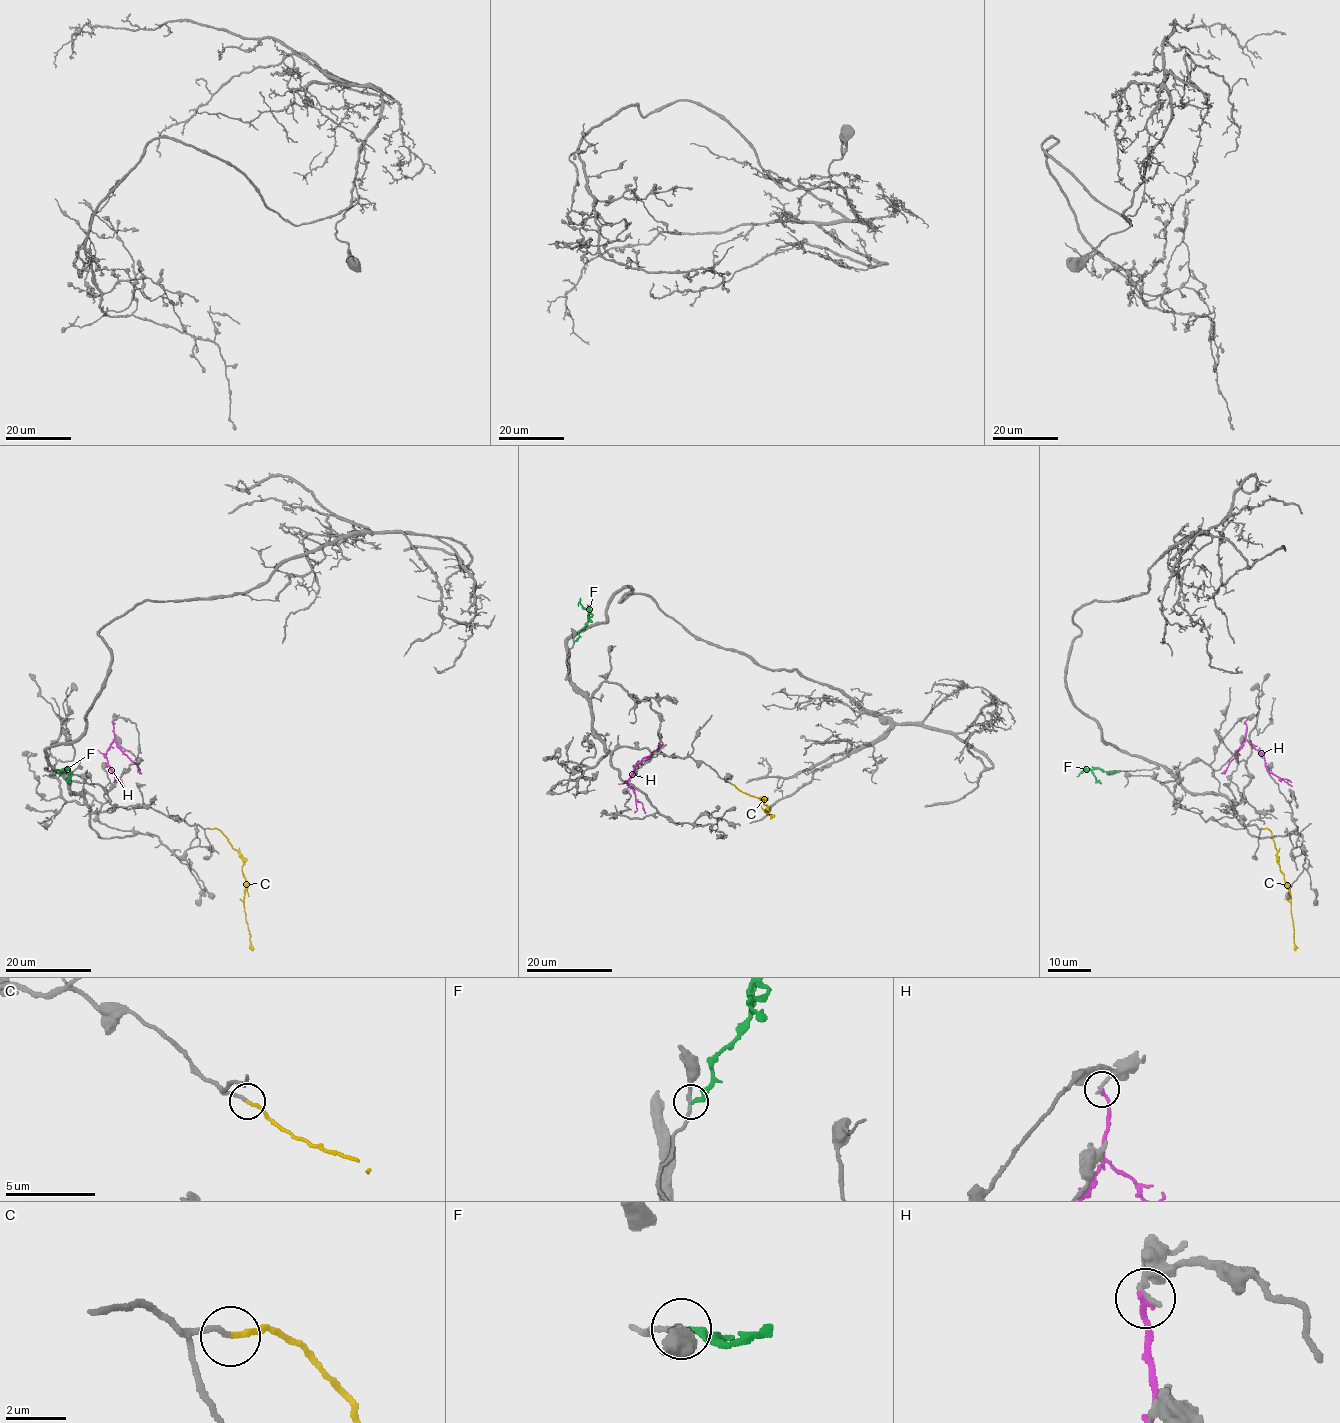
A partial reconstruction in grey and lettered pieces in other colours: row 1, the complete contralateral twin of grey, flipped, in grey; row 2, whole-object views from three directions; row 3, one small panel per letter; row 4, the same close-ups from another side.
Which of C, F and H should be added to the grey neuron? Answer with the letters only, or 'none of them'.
C

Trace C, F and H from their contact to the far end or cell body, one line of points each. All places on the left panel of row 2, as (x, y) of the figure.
C: (210, 829), (218, 829), (242, 860), (246, 885), (244, 911), (253, 950)
F: (52, 771), (61, 773), (67, 769), (60, 772), (59, 776)
H: (113, 723), (114, 738), (106, 754), (107, 765), (124, 786)

